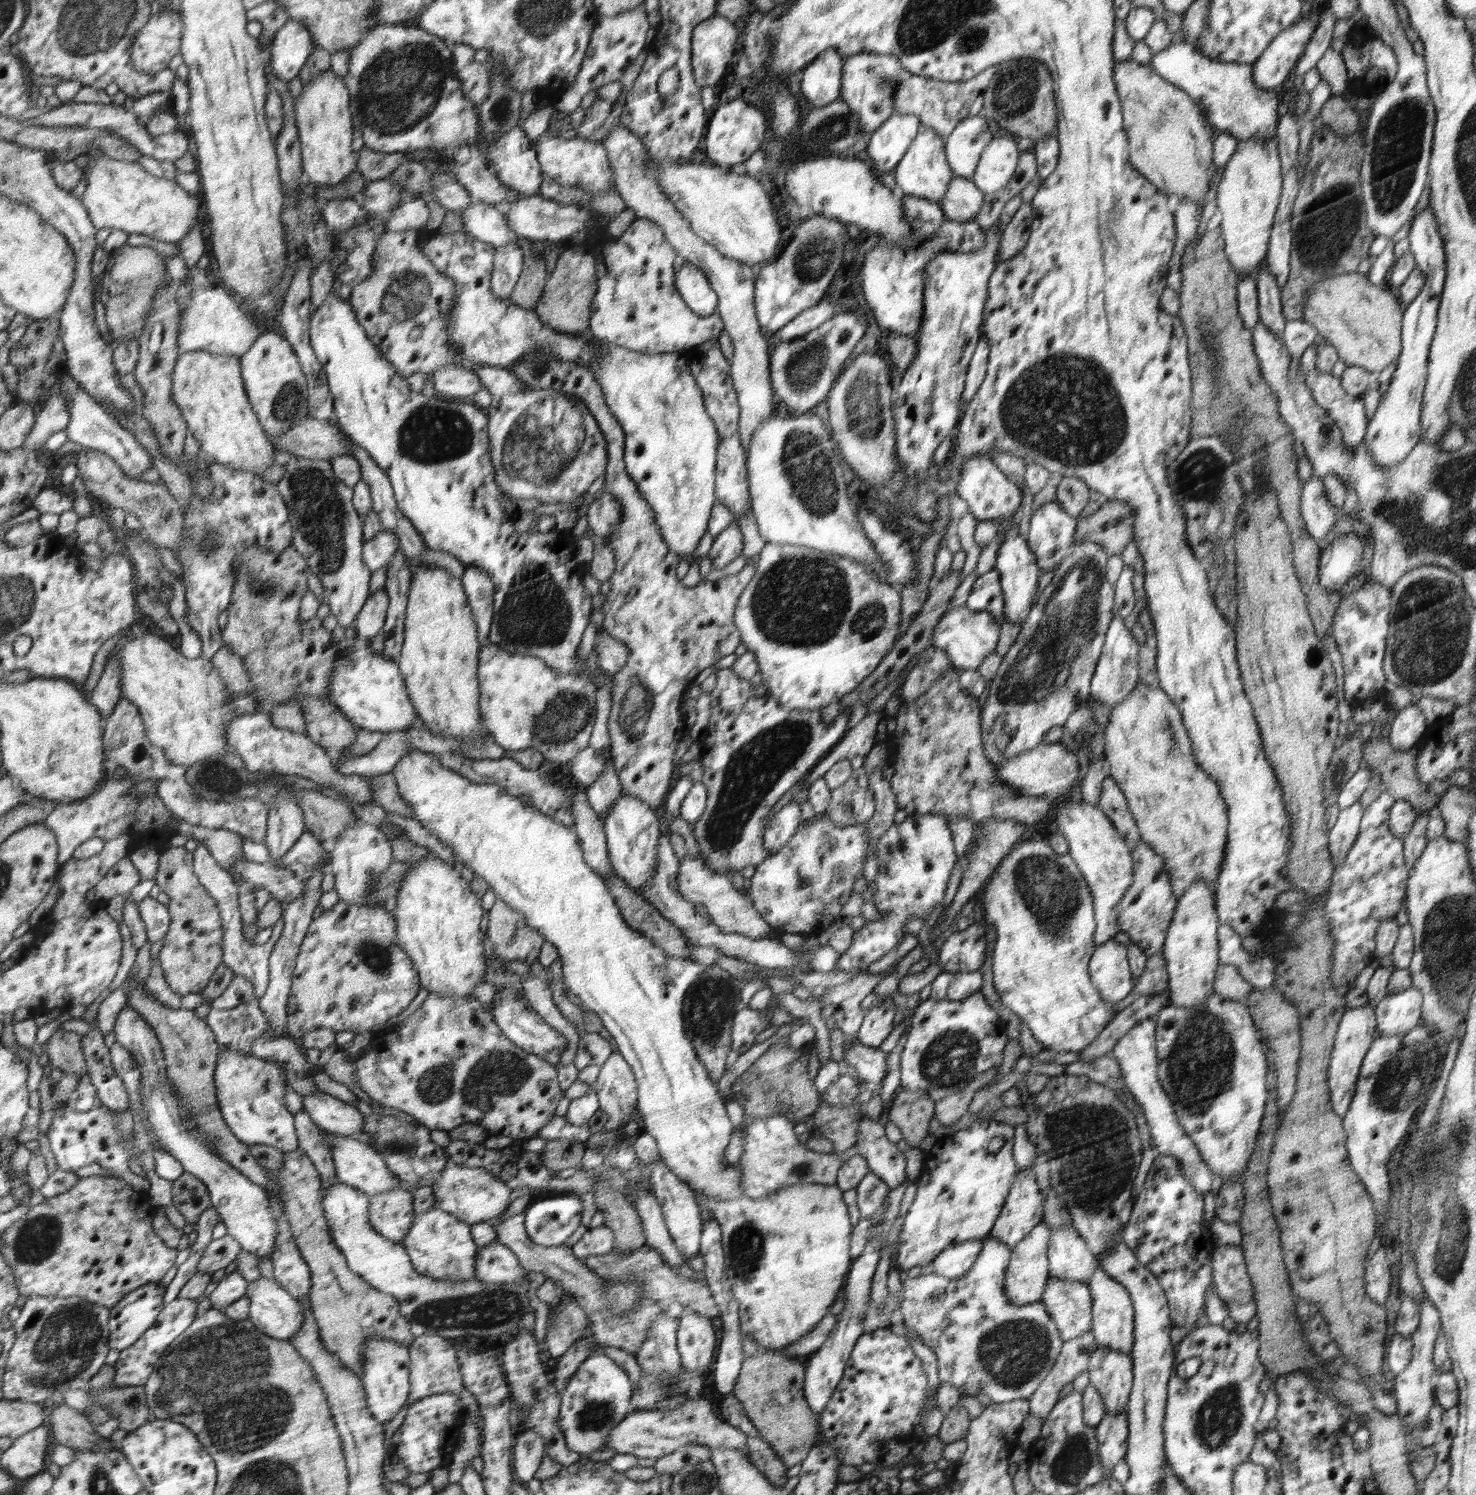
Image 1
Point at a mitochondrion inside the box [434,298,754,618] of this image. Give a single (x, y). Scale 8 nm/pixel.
(547, 438)

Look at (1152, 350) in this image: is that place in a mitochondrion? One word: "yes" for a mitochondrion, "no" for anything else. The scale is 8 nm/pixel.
no

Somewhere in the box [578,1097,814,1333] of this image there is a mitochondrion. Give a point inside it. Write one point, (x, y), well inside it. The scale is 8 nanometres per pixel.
(747, 1244)

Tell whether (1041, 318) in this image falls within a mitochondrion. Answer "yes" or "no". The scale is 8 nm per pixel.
no

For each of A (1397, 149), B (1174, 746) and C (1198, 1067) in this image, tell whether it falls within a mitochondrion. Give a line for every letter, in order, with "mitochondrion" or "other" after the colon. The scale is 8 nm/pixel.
A: mitochondrion
B: mitochondrion
C: mitochondrion

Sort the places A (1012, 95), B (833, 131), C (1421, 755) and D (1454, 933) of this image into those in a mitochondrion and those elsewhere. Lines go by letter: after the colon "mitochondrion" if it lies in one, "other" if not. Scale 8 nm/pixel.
A: mitochondrion
B: mitochondrion
C: other
D: mitochondrion

